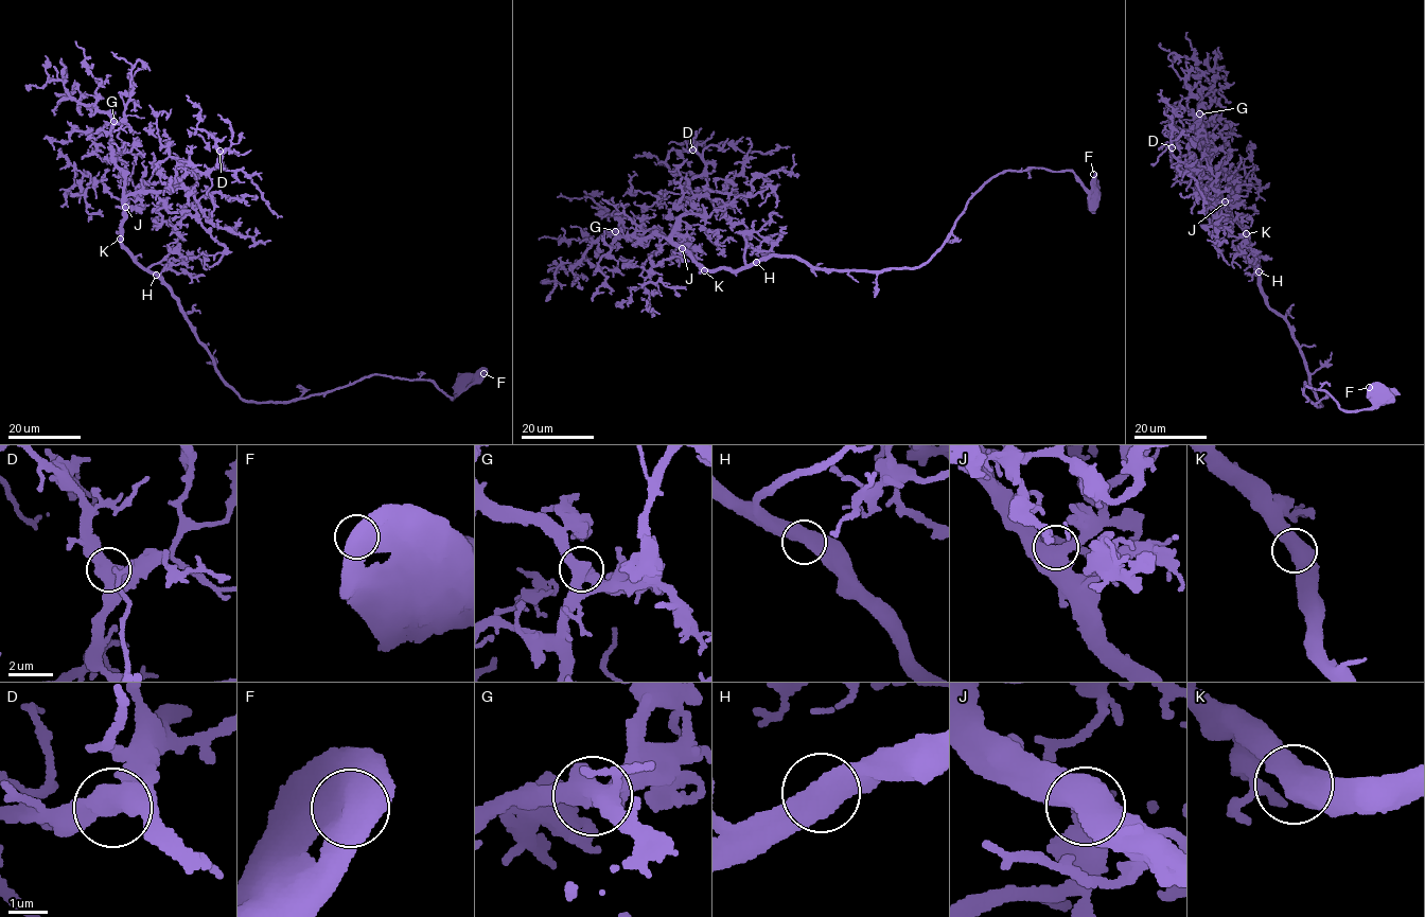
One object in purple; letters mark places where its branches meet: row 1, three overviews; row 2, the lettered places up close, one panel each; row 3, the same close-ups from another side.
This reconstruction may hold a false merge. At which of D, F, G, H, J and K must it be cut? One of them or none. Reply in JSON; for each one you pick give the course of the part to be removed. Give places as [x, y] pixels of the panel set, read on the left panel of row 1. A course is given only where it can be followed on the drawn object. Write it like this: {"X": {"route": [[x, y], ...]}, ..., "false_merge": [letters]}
{"false_merge": []}

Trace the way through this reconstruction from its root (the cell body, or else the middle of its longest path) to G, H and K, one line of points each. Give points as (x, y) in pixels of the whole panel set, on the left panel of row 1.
G: (464, 381), (452, 399), (429, 380), (377, 374), (286, 402), (241, 399), (171, 289), (122, 245), (113, 121)
H: (464, 381), (452, 399), (429, 380), (373, 374), (286, 402), (243, 400), (224, 380), (178, 301), (155, 275)
K: (464, 381), (452, 399), (429, 380), (373, 374), (286, 402), (243, 400), (171, 289), (120, 239)

